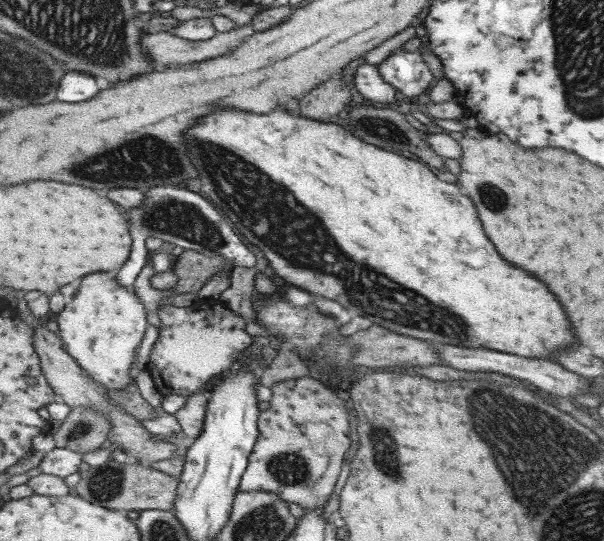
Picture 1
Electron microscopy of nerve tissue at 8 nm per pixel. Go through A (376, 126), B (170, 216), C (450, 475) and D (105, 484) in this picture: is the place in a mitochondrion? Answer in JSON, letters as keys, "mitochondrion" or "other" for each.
{"A":"mitochondrion","B":"mitochondrion","C":"other","D":"mitochondrion"}

